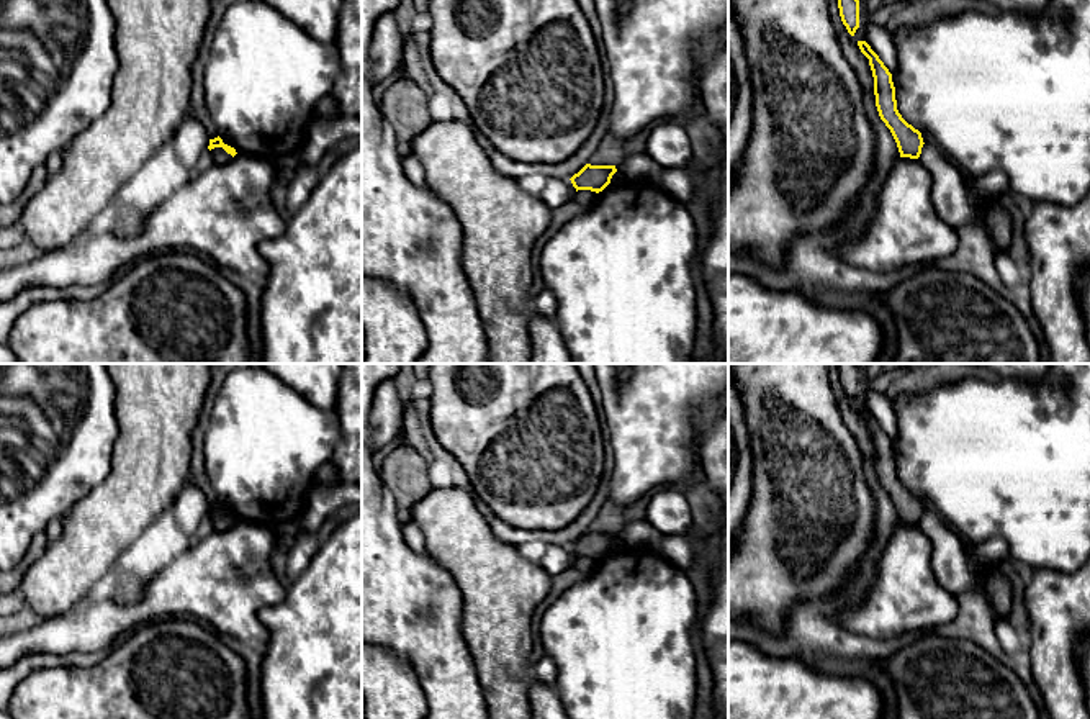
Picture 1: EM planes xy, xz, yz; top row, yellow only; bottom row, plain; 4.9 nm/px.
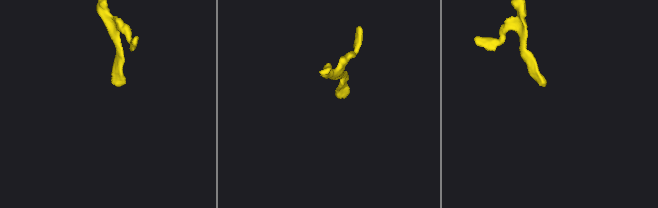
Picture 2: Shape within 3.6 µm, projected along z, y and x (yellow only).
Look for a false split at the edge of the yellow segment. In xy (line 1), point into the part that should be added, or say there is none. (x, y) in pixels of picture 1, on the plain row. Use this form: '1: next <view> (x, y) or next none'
1: next none

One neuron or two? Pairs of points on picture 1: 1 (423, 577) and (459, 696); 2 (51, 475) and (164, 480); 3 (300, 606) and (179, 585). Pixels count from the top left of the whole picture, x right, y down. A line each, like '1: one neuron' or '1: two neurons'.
1: one neuron
2: two neurons
3: two neurons

